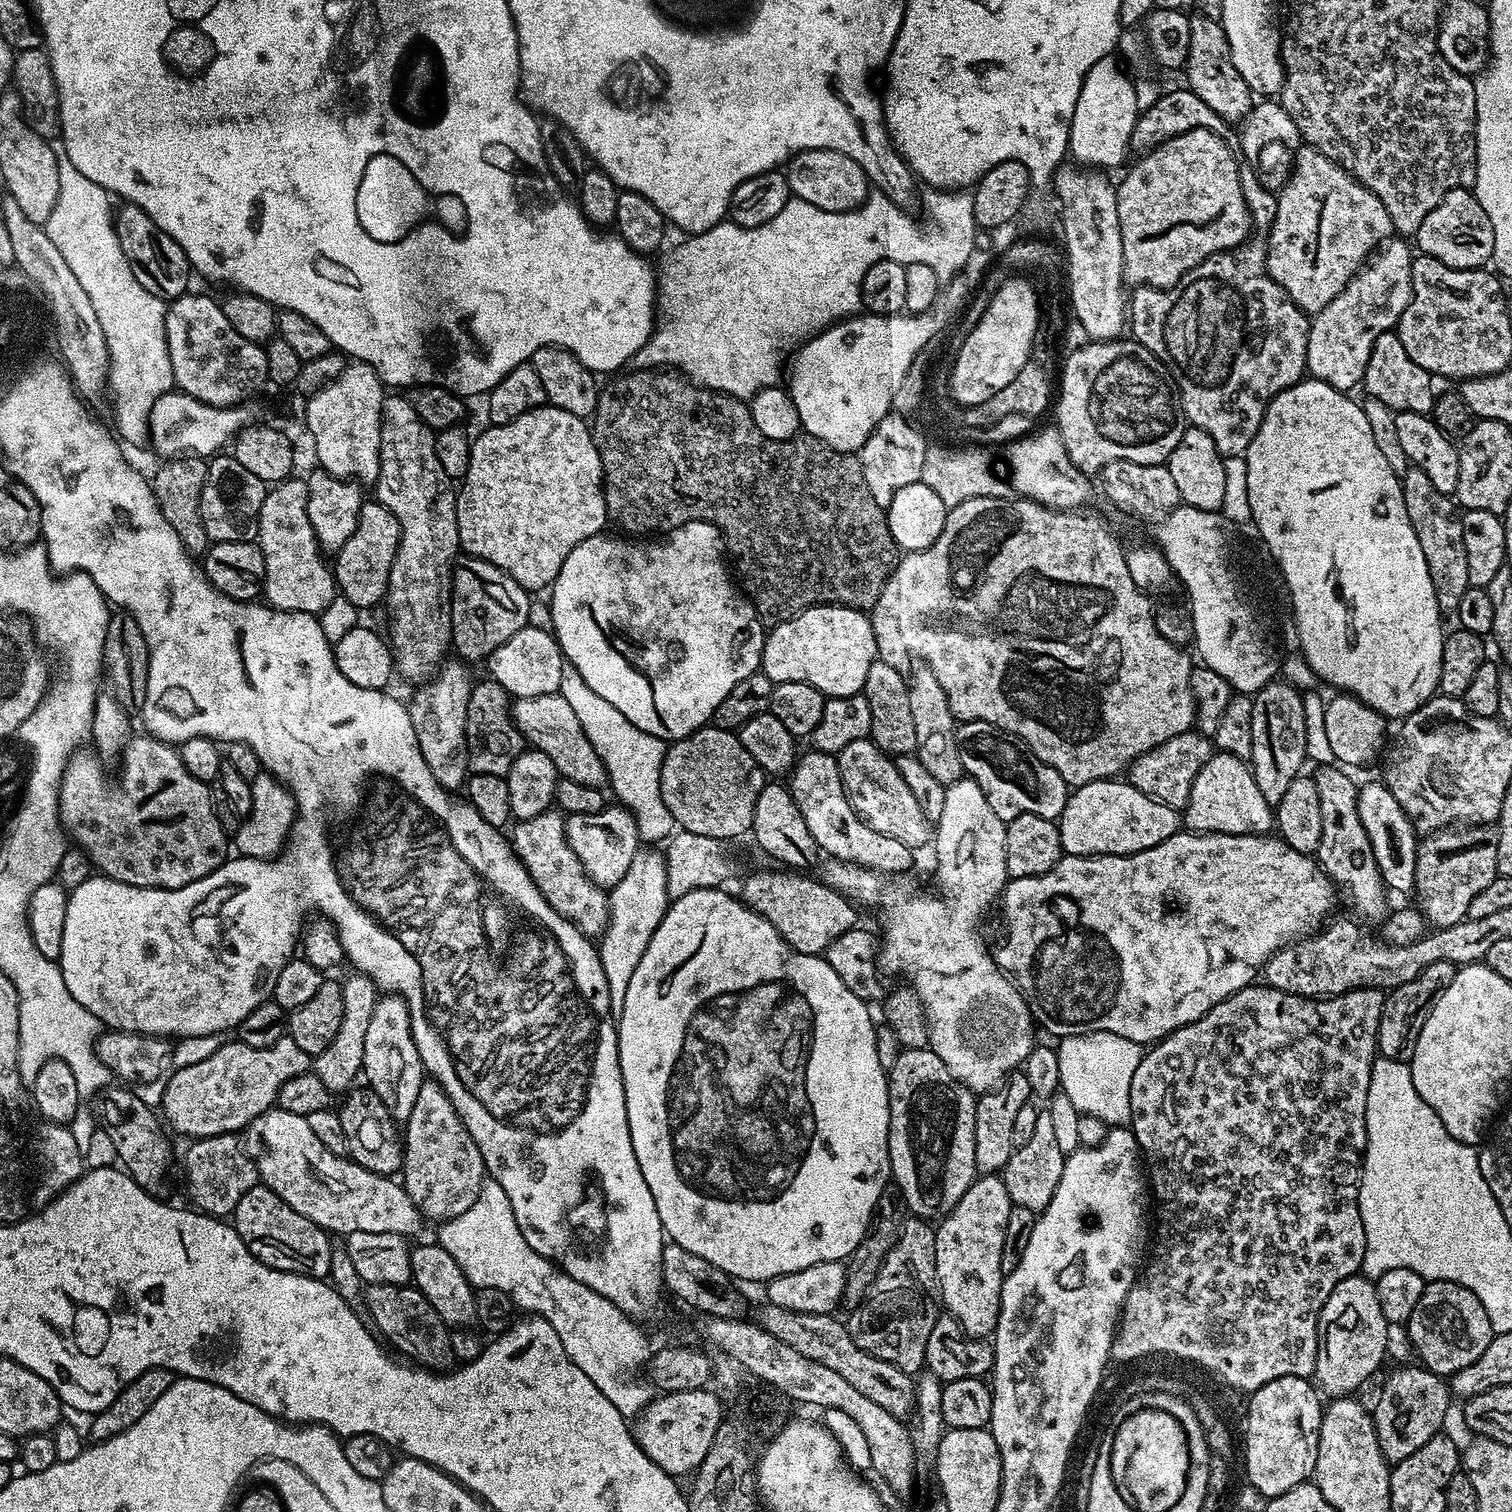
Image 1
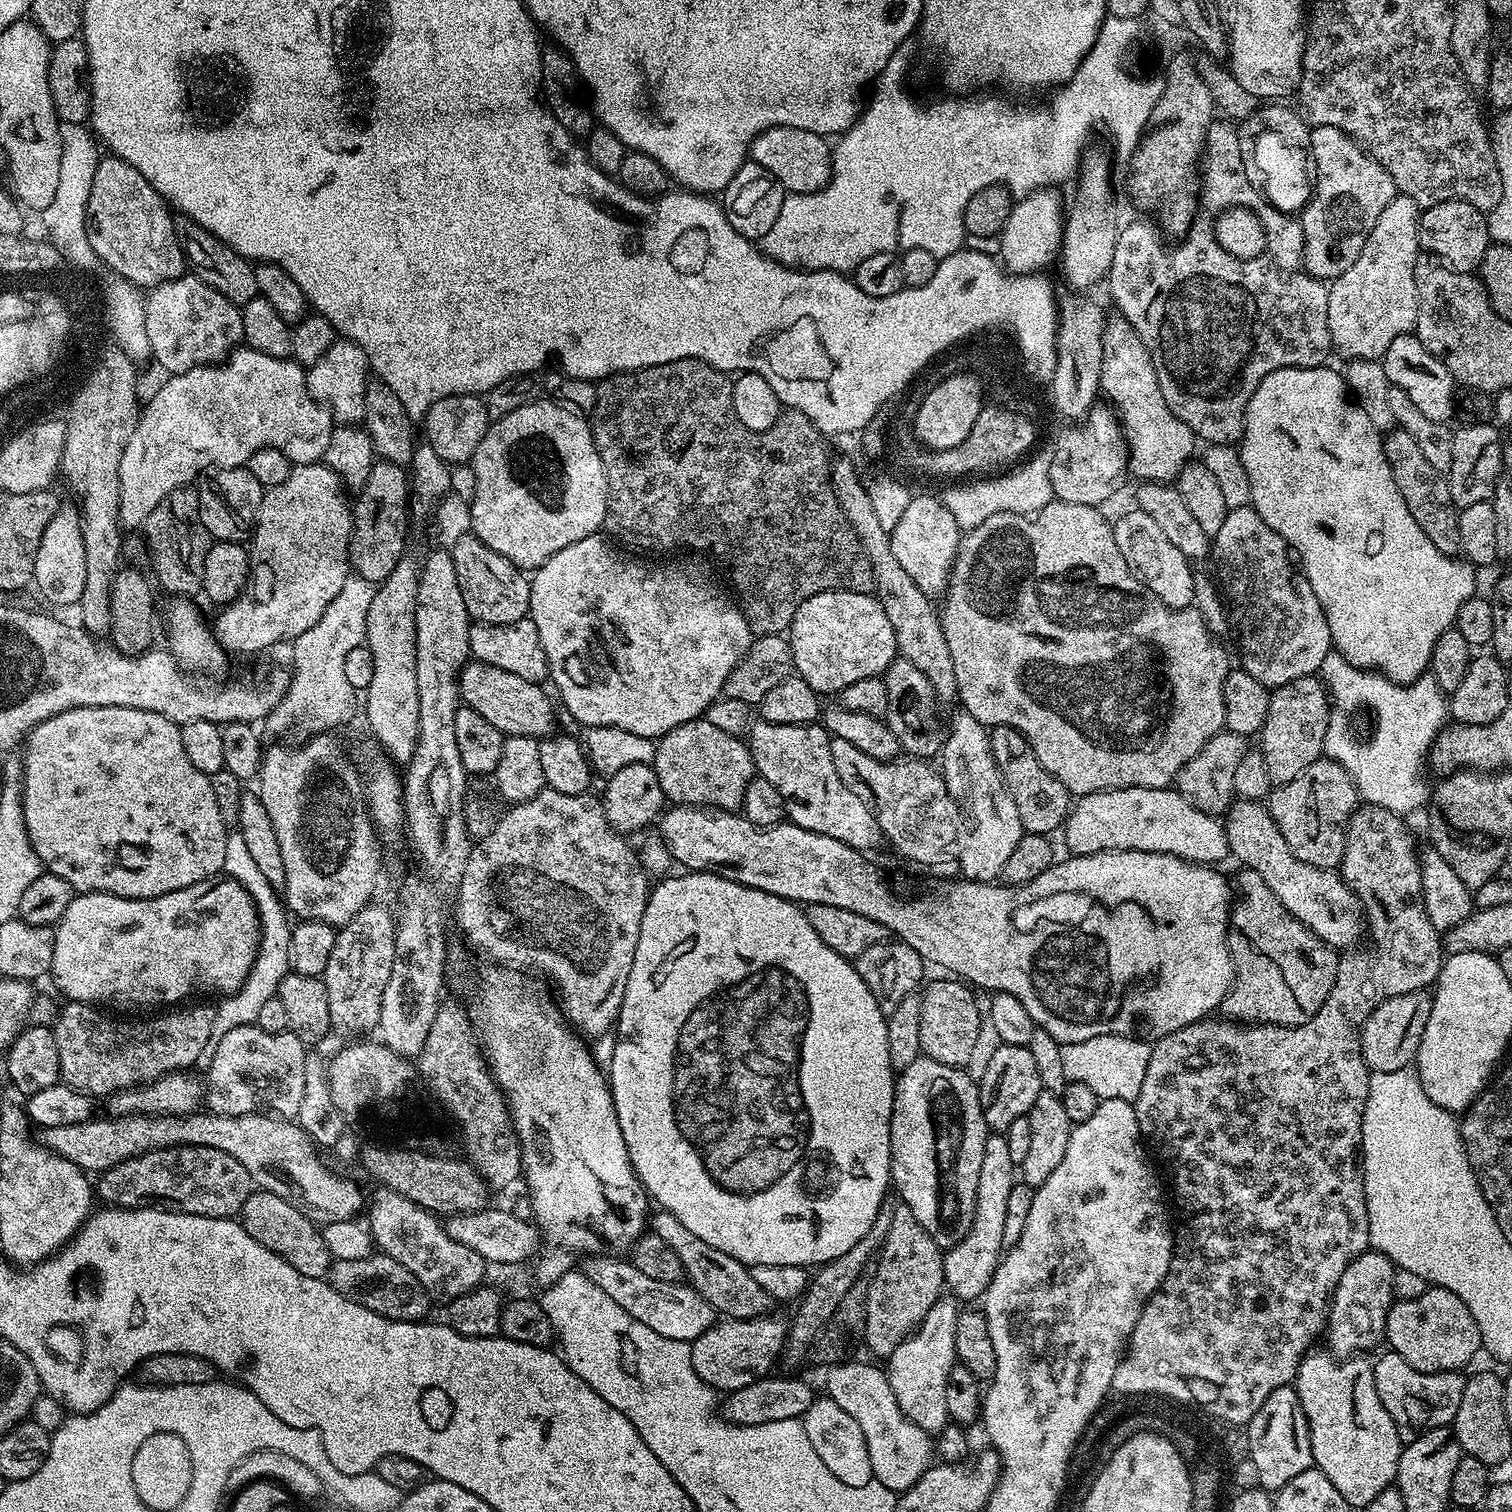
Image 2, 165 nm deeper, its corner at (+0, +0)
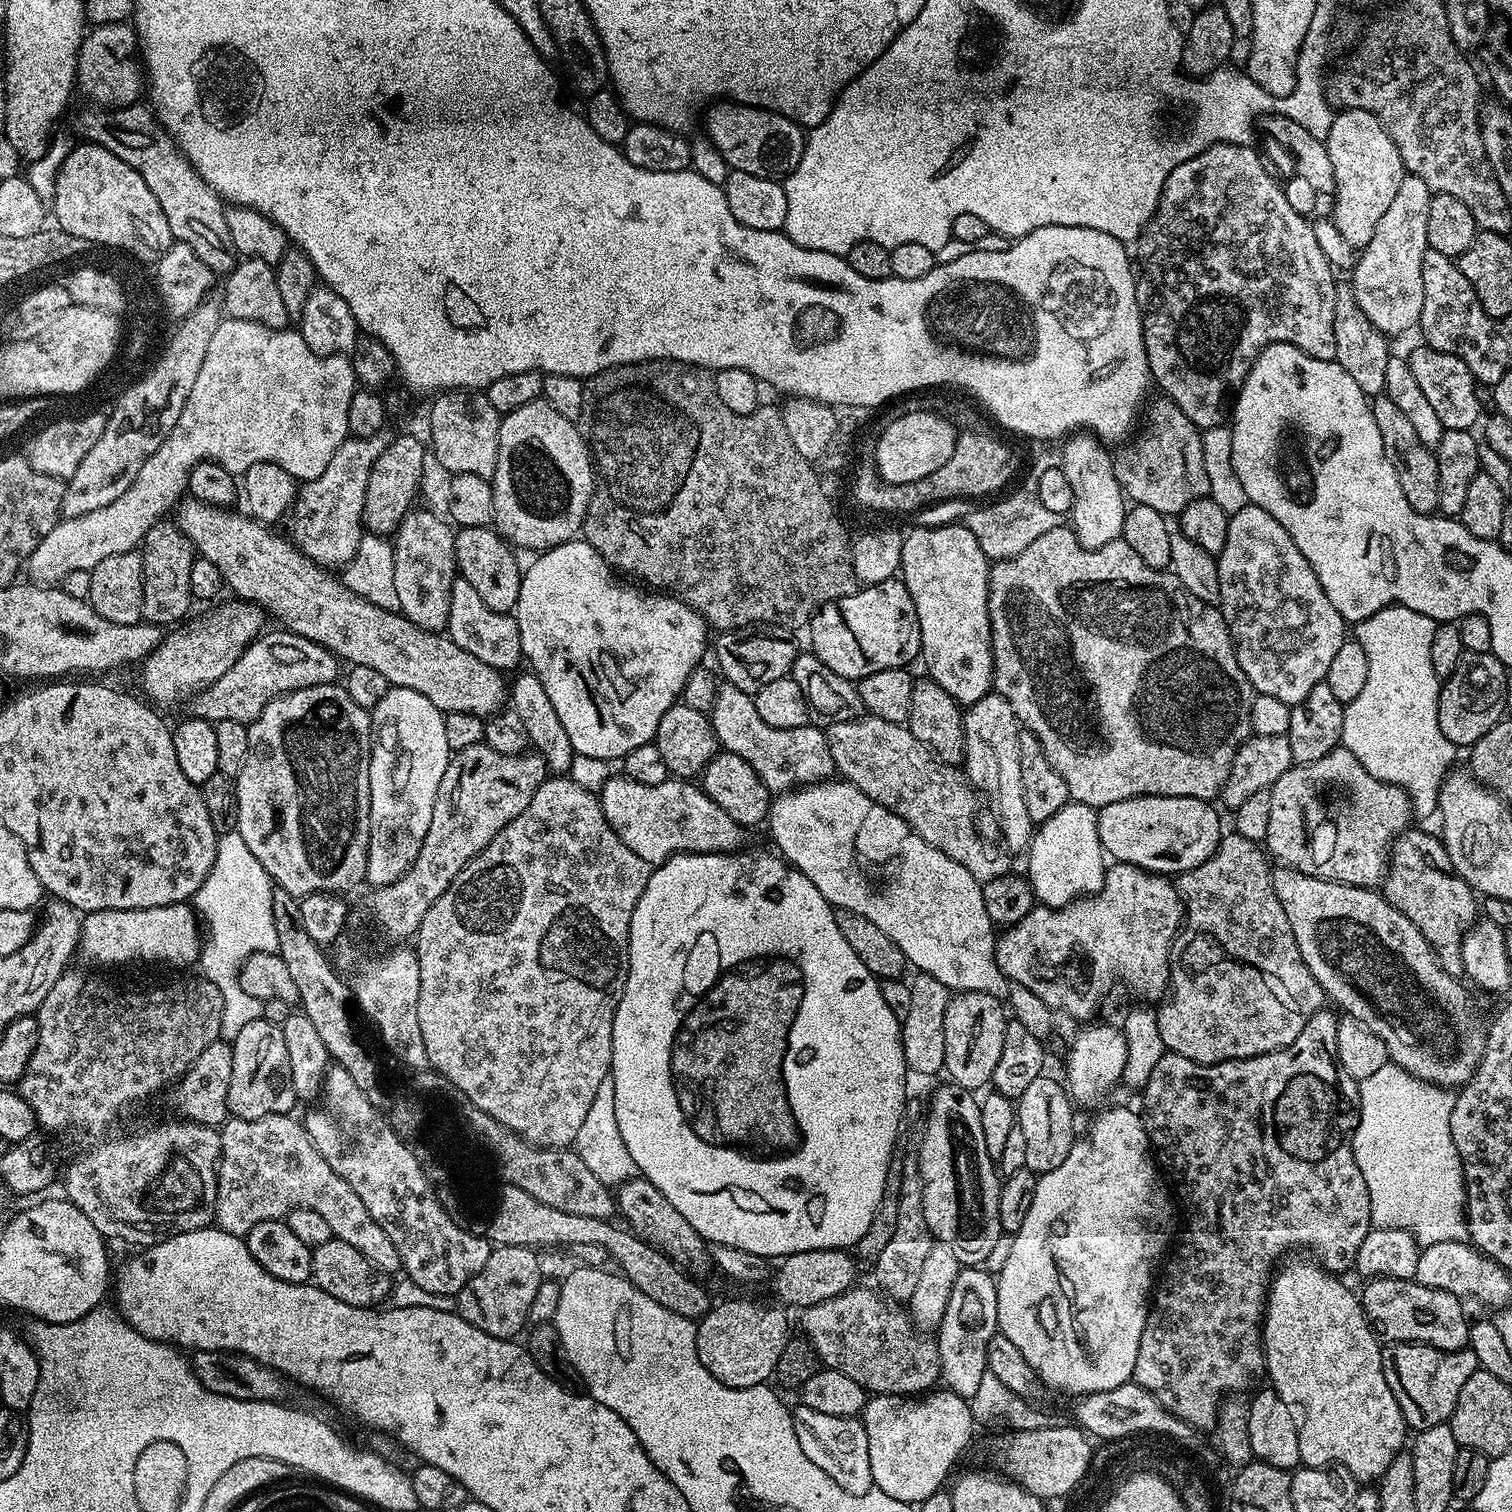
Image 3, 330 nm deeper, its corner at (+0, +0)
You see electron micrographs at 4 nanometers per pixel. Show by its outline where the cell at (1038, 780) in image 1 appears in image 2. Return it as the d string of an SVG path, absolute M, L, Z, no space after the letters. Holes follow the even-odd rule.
M1013 728L991 729L992 753L994 762L1004 779L1008 793L1014 798L1014 806L1018 806L1018 818L1022 818L1022 826L1028 834L1052 834L1059 829L1068 818L1070 811L1070 794L1038 762L1035 750L1021 732Z

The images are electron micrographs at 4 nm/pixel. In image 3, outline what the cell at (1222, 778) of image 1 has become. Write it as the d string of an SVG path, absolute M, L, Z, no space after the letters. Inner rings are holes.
M1283 866L1272 868L1270 883L1274 894L1278 894L1278 902L1282 902L1282 910L1286 910L1286 918L1290 918L1290 930L1294 930L1294 942L1298 942L1298 950L1302 954L1302 962L1306 962L1306 966L1310 970L1310 974L1314 974L1318 986L1322 986L1325 997L1331 1003L1333 1000L1337 1004L1335 1007L1341 1013L1351 1016L1353 1020L1362 1022L1370 1031L1378 1034L1378 1038L1382 1038L1382 1042L1386 1042L1389 1061L1397 1064L1402 1070L1414 1074L1420 1080L1427 1082L1427 1084L1437 1084L1440 1088L1449 1090L1459 1090L1468 1084L1484 1057L1484 1047L1488 1041L1486 1028L1483 1023L1480 1025L1472 1021L1472 1016L1468 1013L1467 990L1460 985L1461 981L1457 977L1446 974L1446 970L1442 970L1442 966L1438 962L1436 952L1430 946L1430 942L1426 942L1426 938L1422 938L1422 930L1418 930L1418 926L1414 926L1414 922L1410 922L1410 918L1406 918L1406 914L1402 914L1394 906L1390 906L1388 899L1379 891L1371 888L1359 888L1358 886L1350 886L1342 882L1323 880L1317 876L1307 876L1298 870Z

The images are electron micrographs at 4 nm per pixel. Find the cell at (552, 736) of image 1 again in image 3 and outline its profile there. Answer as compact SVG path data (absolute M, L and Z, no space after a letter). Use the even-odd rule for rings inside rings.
M184 498L179 501L178 507L175 509L174 522L186 534L186 538L190 538L192 547L196 549L199 559L206 562L214 562L214 566L218 566L218 574L222 574L225 585L230 589L233 597L249 600L252 604L256 604L263 608L269 617L272 616L276 620L281 620L283 627L289 632L298 634L302 638L310 638L310 642L318 642L323 648L329 648L341 661L347 662L349 665L361 664L362 666L370 666L371 669L378 670L384 678L388 680L389 685L394 688L405 688L406 690L414 690L418 694L426 694L426 698L430 698L430 702L434 702L434 706L438 706L440 712L461 712L462 714L474 714L475 716L483 716L485 718L495 716L501 711L506 704L506 680L503 680L501 669L494 666L486 666L486 662L481 662L479 658L474 658L474 654L469 654L467 650L462 650L462 646L455 644L453 640L446 634L439 632L427 632L418 627L414 622L410 622L406 617L400 615L399 611L391 608L383 608L382 606L374 606L374 602L370 602L364 596L354 594L354 590L350 590L345 586L343 579L339 575L333 574L329 569L321 568L319 564L314 563L310 558L306 558L306 554L302 554L300 549L292 543L291 539L275 536L273 529L269 525L261 524L258 520L253 520L247 514L239 516L236 510L226 508L215 508L209 504L204 504L201 500Z

